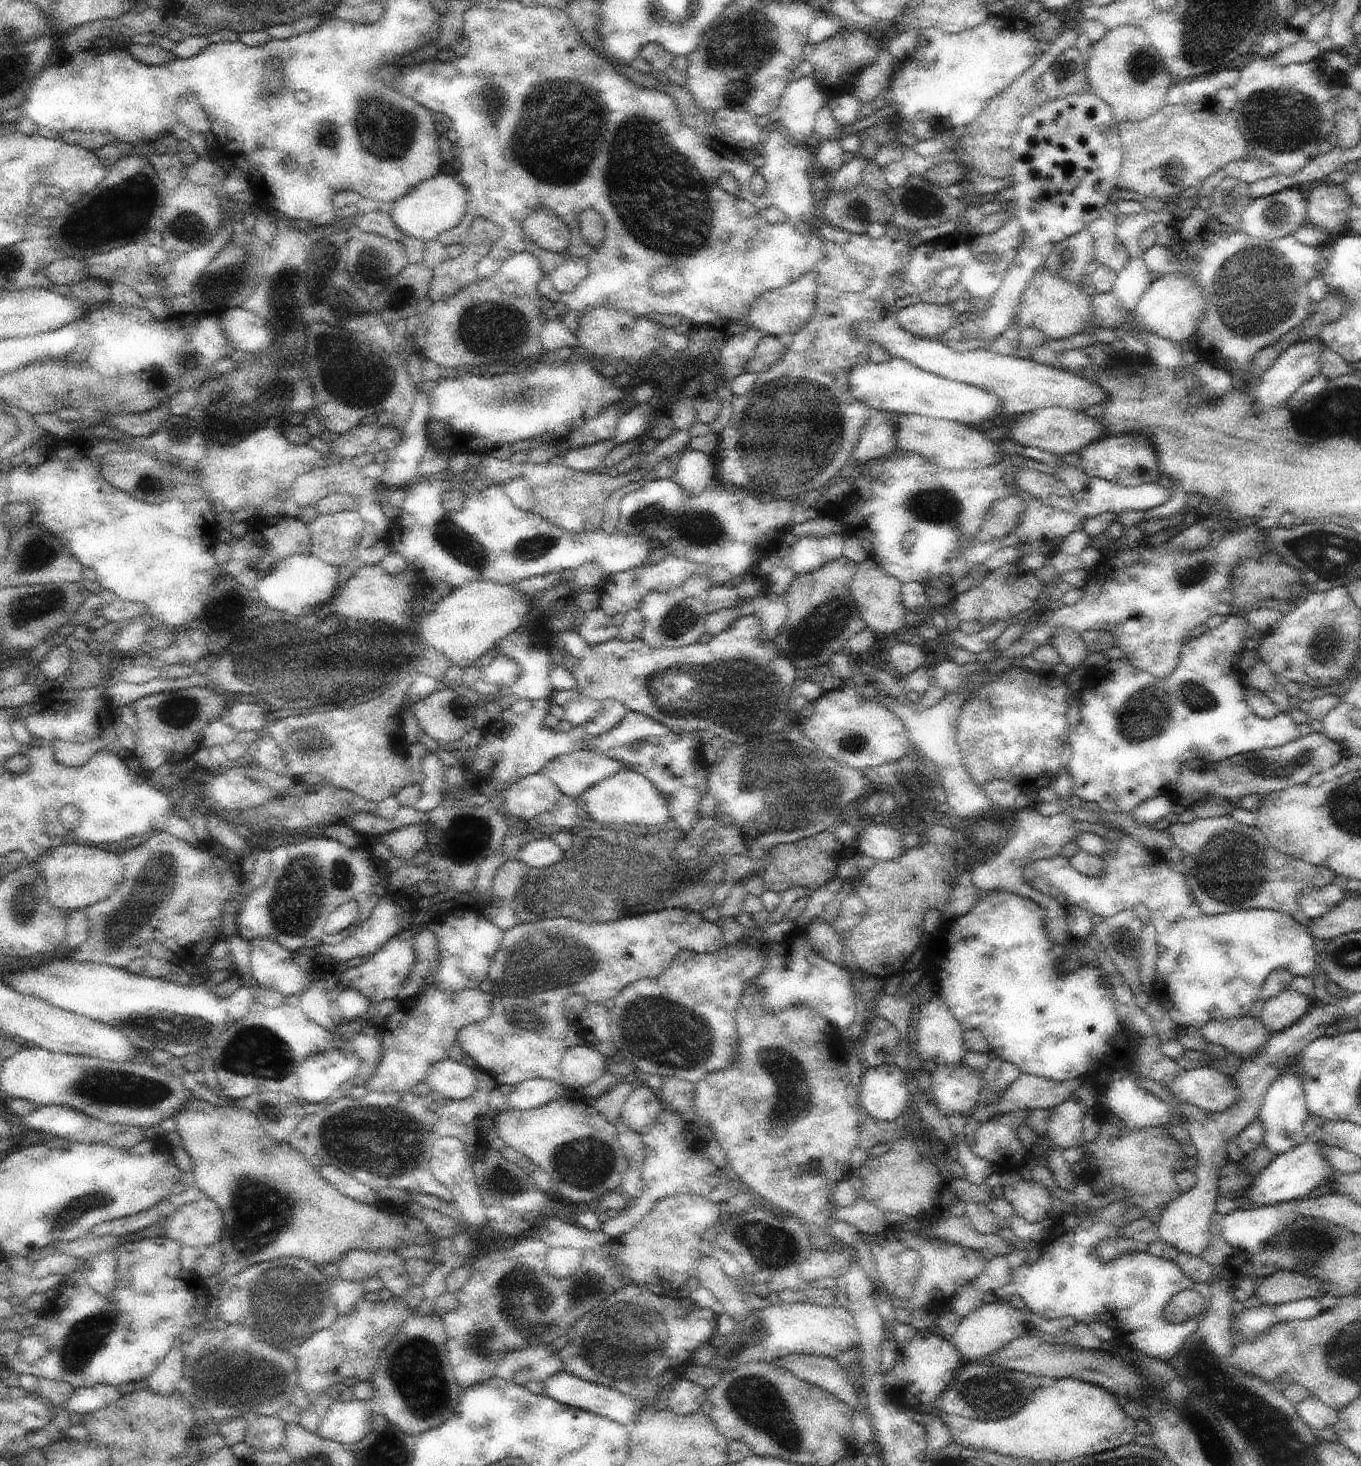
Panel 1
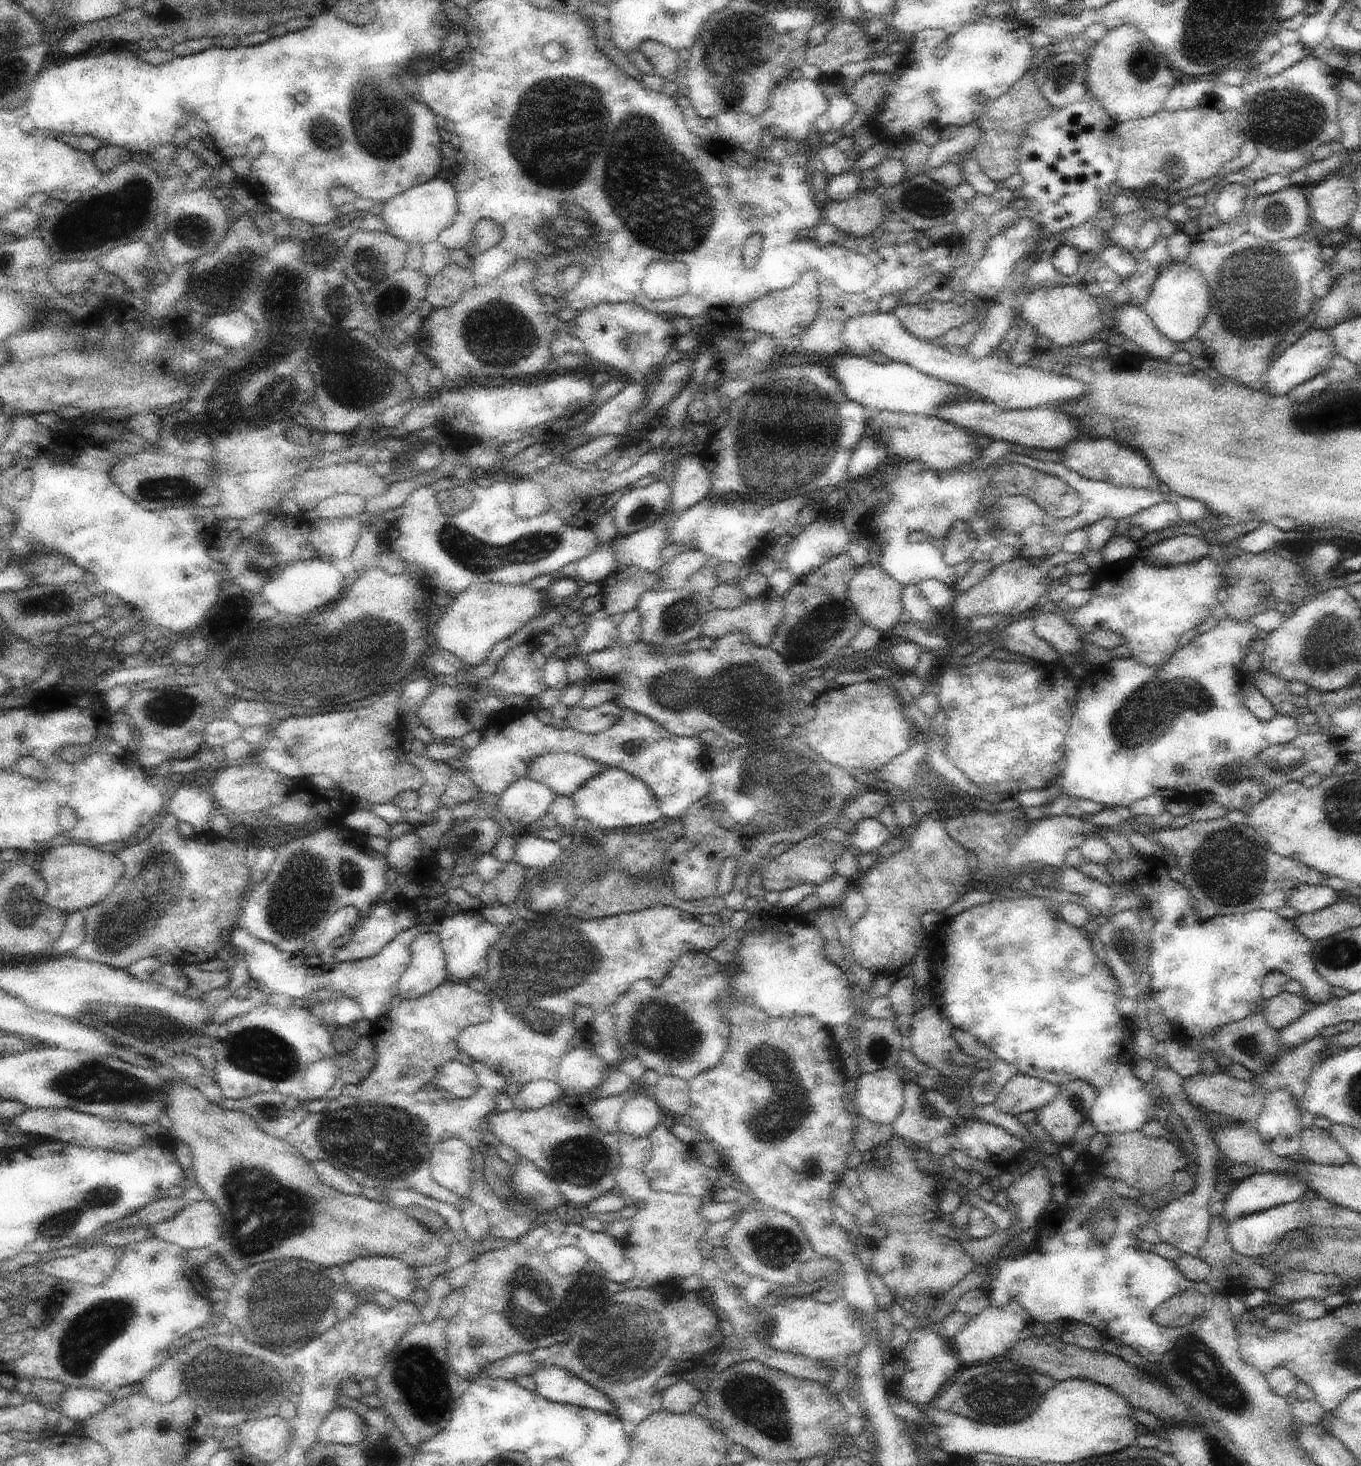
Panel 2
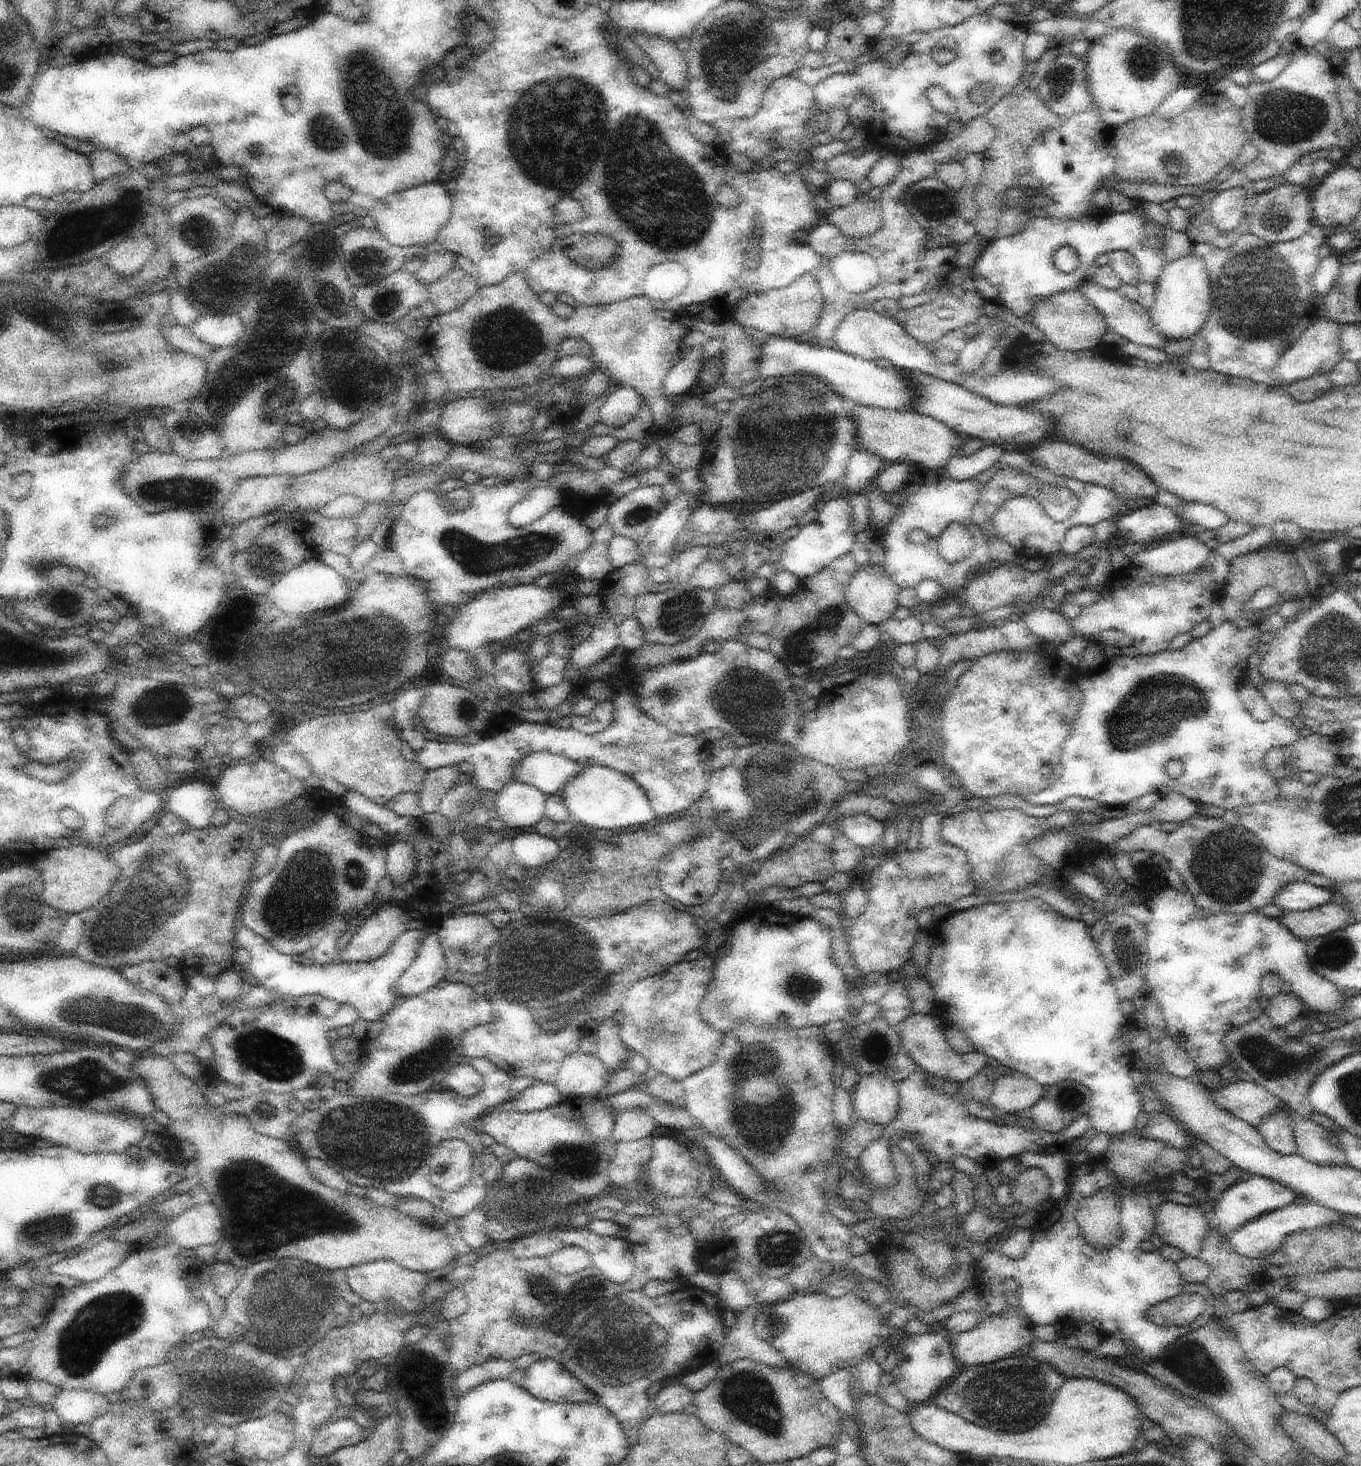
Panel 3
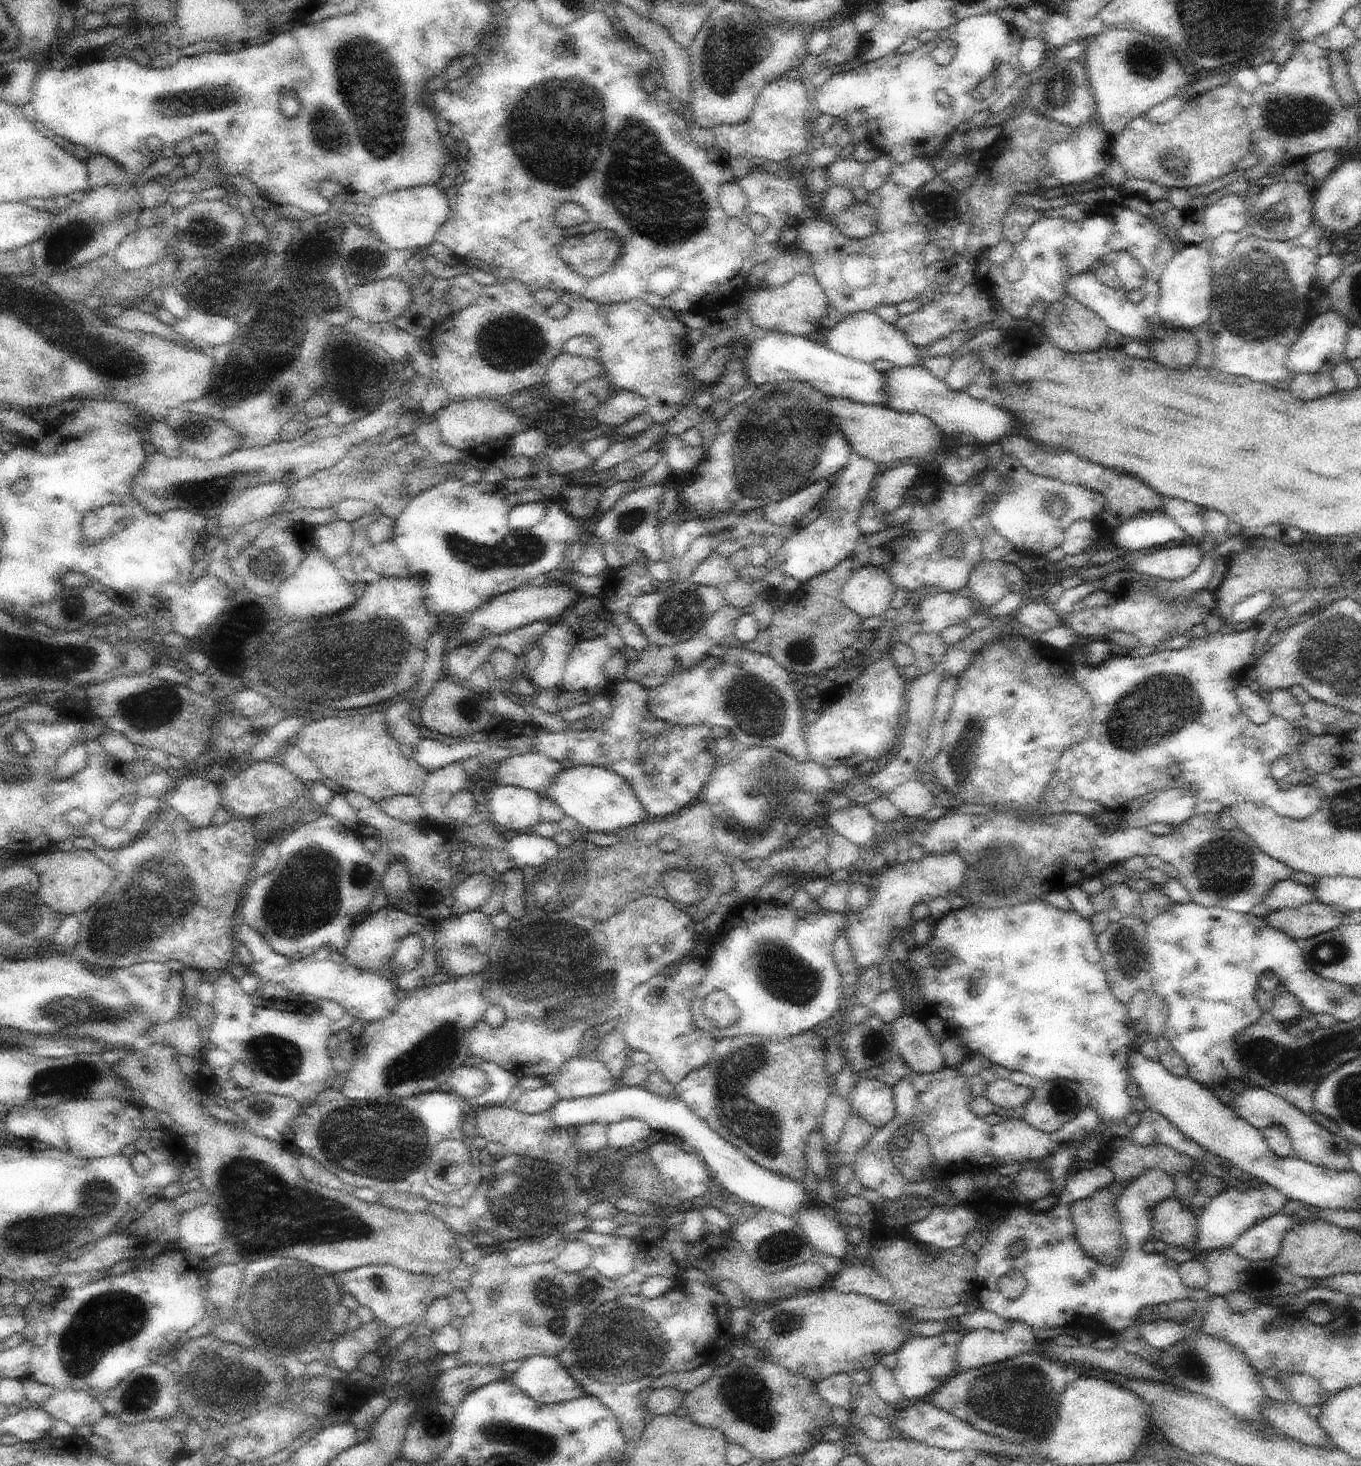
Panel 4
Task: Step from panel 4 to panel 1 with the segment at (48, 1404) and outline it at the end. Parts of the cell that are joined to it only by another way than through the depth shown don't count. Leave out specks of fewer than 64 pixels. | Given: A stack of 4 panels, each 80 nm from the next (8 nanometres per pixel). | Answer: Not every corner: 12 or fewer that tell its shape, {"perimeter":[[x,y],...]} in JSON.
{"perimeter":[[104,1383],[78,1387],[66,1406],[85,1414],[105,1409],[120,1396]]}

